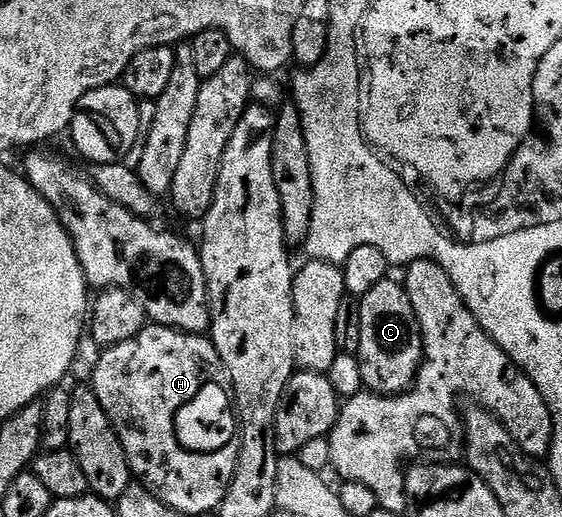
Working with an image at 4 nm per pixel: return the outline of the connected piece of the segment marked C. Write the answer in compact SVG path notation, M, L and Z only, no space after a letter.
M387 280L376 284L372 292L360 299L360 376L363 387L371 394L403 394L414 384L414 377L422 366L422 333L405 285Z

